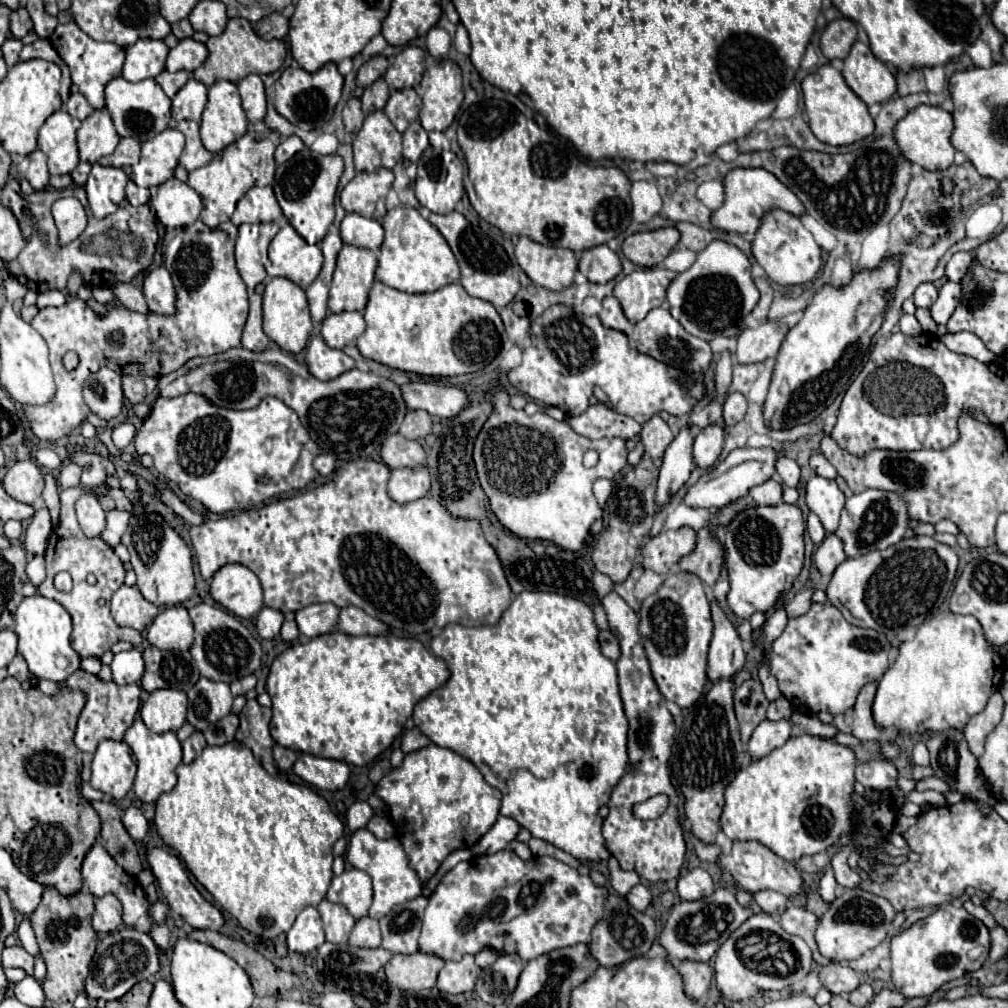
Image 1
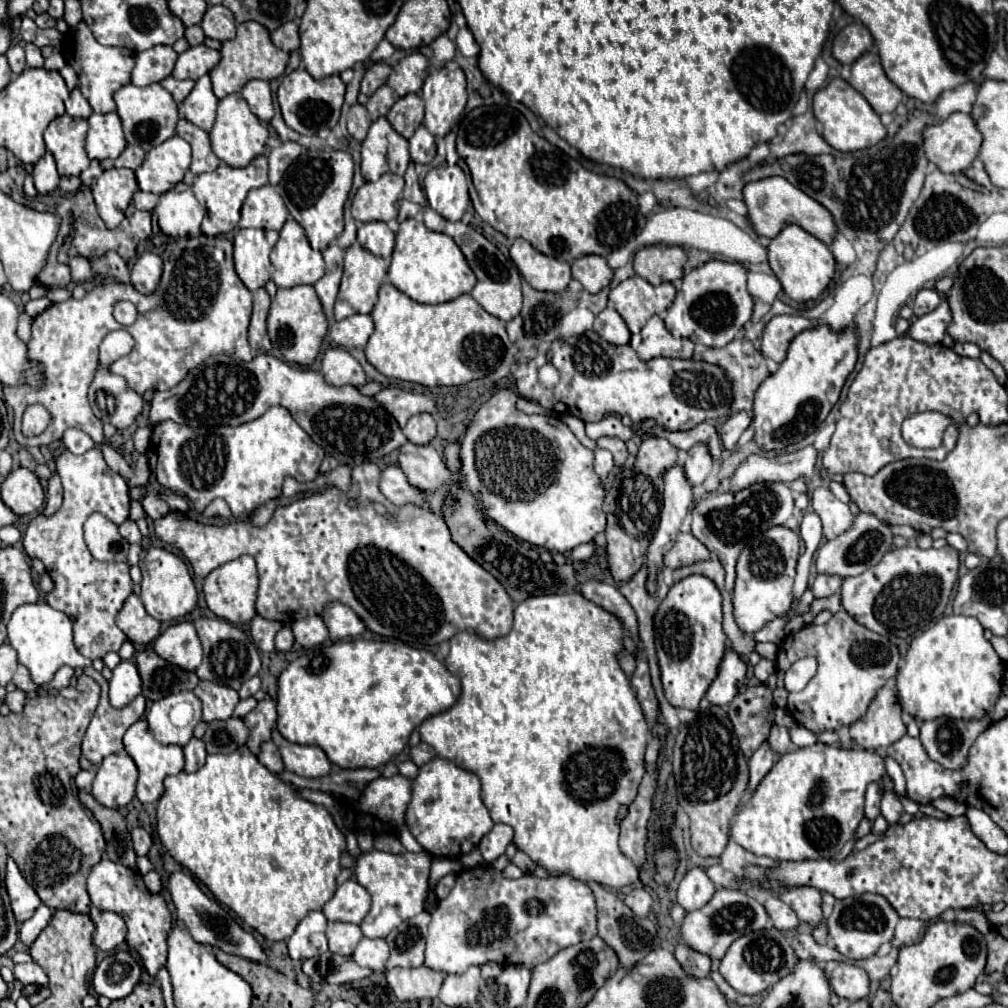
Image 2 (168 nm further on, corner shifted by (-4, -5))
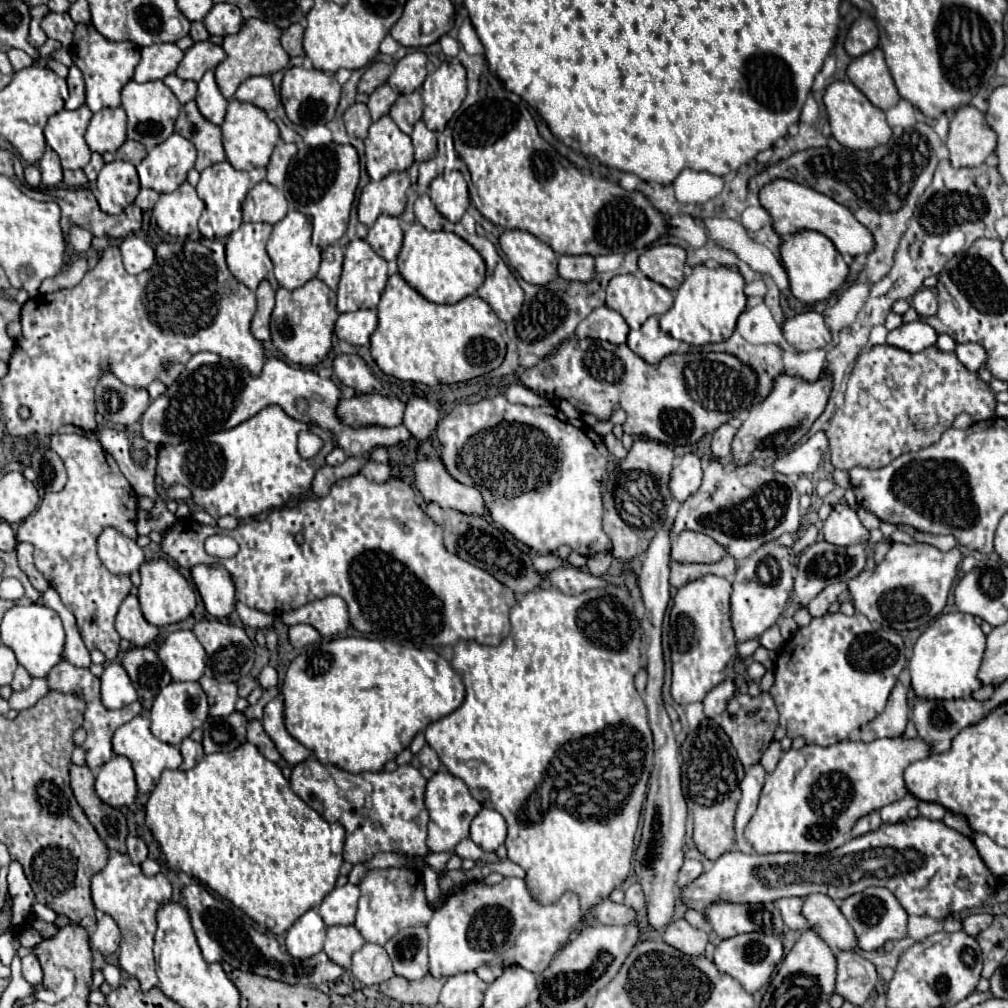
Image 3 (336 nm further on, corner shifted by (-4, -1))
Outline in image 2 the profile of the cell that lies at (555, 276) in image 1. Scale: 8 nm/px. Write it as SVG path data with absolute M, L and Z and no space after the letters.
M515 239L509 249L511 261L517 265L525 281L539 291L563 291L571 281L571 267L559 259L539 253L529 241Z

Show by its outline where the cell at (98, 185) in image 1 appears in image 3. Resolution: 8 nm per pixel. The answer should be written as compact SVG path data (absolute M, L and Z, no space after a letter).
M113 161L107 163L91 186L99 207L109 215L119 215L131 205L139 193L139 177L131 163Z

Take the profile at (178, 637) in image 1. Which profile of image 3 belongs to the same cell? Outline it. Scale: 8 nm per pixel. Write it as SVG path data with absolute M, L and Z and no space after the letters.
M189 629L173 631L159 647L159 659L175 681L199 681L205 669L205 649Z

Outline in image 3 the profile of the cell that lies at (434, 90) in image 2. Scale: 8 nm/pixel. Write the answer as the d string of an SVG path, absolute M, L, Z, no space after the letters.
M459 59L439 65L427 75L423 87L423 121L431 131L443 131L453 113L461 107L467 95L467 77Z

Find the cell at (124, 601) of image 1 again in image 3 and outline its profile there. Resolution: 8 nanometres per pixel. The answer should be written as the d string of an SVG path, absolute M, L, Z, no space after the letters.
M129 595L123 601L123 605L119 607L119 613L115 619L115 629L123 639L127 639L129 643L133 643L137 647L149 645L159 633L159 629L143 617L139 599L135 595Z

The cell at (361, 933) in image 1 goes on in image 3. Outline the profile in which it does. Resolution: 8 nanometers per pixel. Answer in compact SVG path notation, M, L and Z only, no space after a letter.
M365 943L363 949L359 949L353 955L351 973L363 985L379 985L385 979L389 979L389 977L395 975L393 967L391 967L391 959L387 957L385 947L371 945L371 943Z

